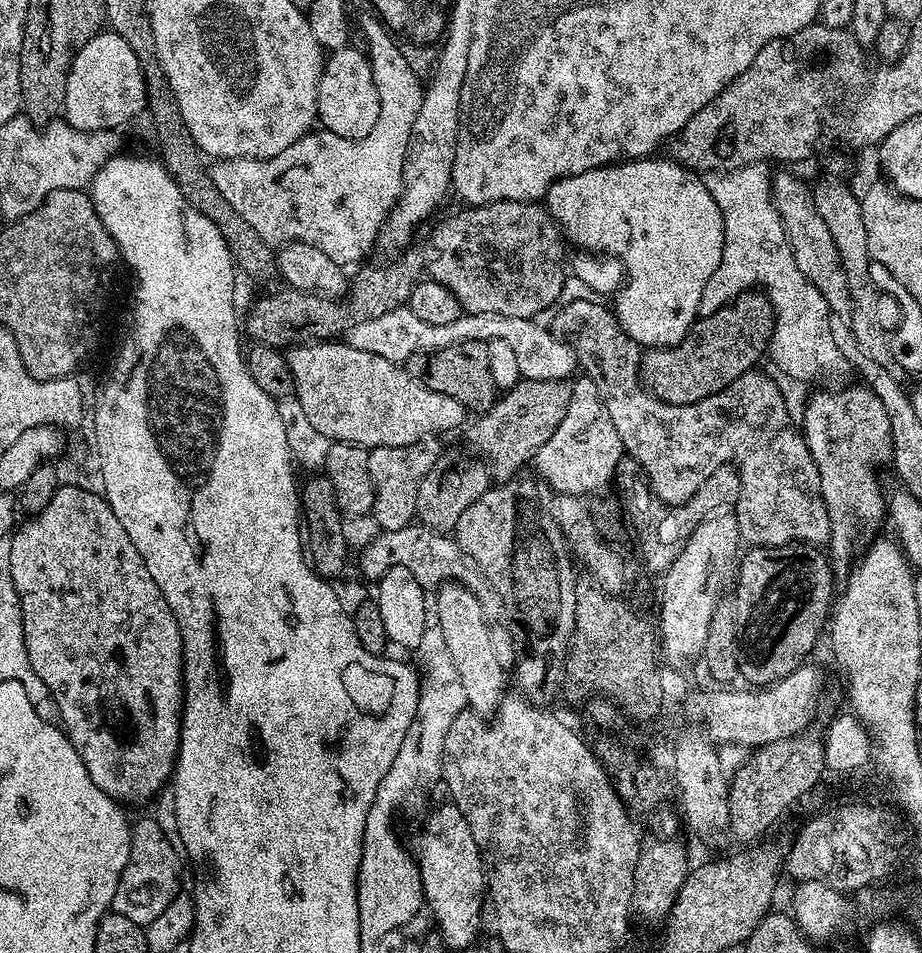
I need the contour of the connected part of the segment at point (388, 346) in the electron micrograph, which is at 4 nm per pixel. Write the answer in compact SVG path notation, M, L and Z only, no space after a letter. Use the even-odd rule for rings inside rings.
M405 306L390 310L386 314L381 314L378 318L370 318L370 322L358 322L358 326L354 326L349 330L346 343L358 350L366 350L366 354L378 354L378 358L406 362L419 352L434 352L437 348L445 348L458 342L466 342L467 340L482 340L485 342L489 340L501 340L509 344L514 350L518 361L518 370L523 379L568 380L571 377L571 372L576 368L576 363L578 363L575 350L564 340L558 339L545 325L543 328L542 325L536 323L535 319L528 319L526 317L504 317L502 314L490 313L467 313L462 318L458 318L458 322L449 322L446 326L430 326L427 322L422 322L422 318L417 318Z

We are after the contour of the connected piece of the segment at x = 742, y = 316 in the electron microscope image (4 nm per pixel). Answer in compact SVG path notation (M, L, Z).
M749 290L743 292L741 296L730 301L726 306L722 306L718 310L714 310L714 314L709 316L700 316L696 323L693 324L690 331L686 334L686 338L682 338L682 342L677 344L671 344L668 348L649 348L640 357L640 382L643 387L648 389L651 396L657 396L662 402L667 404L693 404L698 402L702 398L710 398L716 391L720 389L721 384L728 383L728 380L732 379L732 376L736 376L738 372L743 371L744 367L753 365L765 359L768 351L768 343L772 341L772 332L776 328L776 312L772 308L771 302L768 301L768 297L764 295L760 290Z

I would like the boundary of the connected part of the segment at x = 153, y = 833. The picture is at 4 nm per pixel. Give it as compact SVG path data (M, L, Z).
M140 820L130 832L131 854L120 875L118 888L112 899L111 911L122 914L140 927L147 927L170 904L180 888L180 854L175 843L154 820Z

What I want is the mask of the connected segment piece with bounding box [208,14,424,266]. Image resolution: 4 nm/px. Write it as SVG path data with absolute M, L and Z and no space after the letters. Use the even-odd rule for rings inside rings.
M375 15L363 17L363 26L369 38L367 57L372 62L374 82L382 97L378 122L374 130L361 140L338 138L338 134L323 130L309 131L294 146L286 146L282 154L269 160L216 160L208 173L218 186L222 198L258 230L269 246L283 246L297 240L310 246L318 246L335 264L349 266L355 260L363 261L368 250L377 243L380 230L392 213L392 207L404 192L404 157L408 155L408 143L412 140L412 127L418 118L420 103L424 97L422 80L416 77L406 57L400 53L401 45L390 35Z

